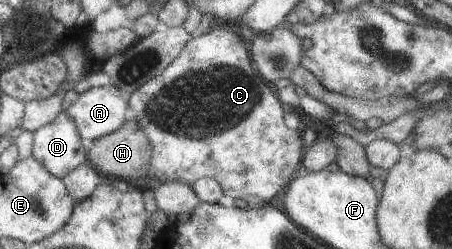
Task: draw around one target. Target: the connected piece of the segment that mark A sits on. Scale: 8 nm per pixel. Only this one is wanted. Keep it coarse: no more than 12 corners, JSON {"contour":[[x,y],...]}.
{"contour":[[113,84],[89,88],[68,109],[82,146],[130,117]]}

